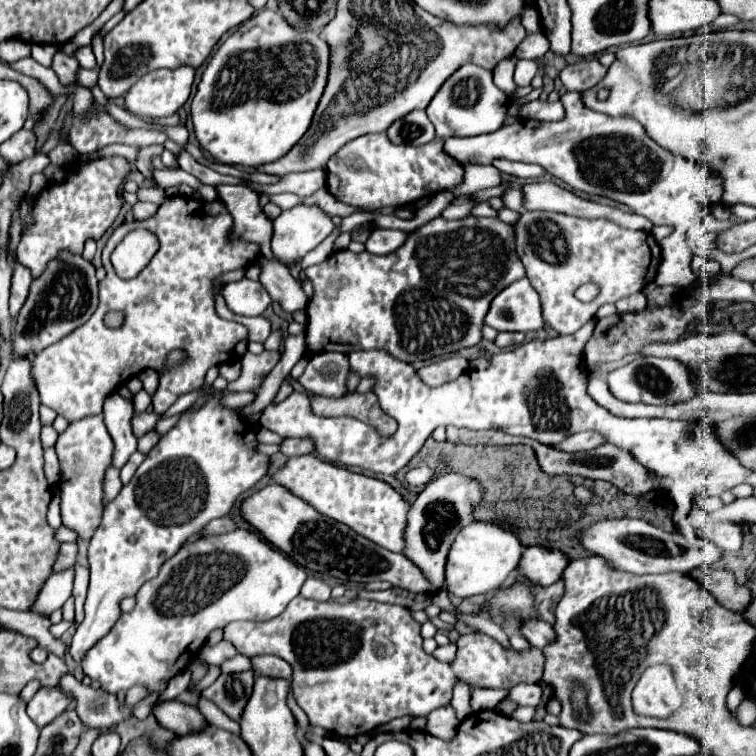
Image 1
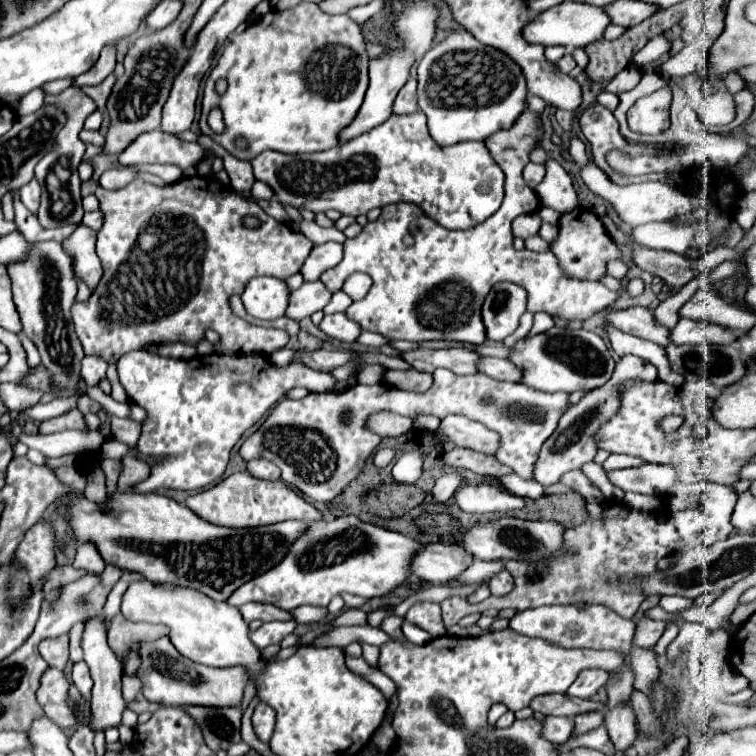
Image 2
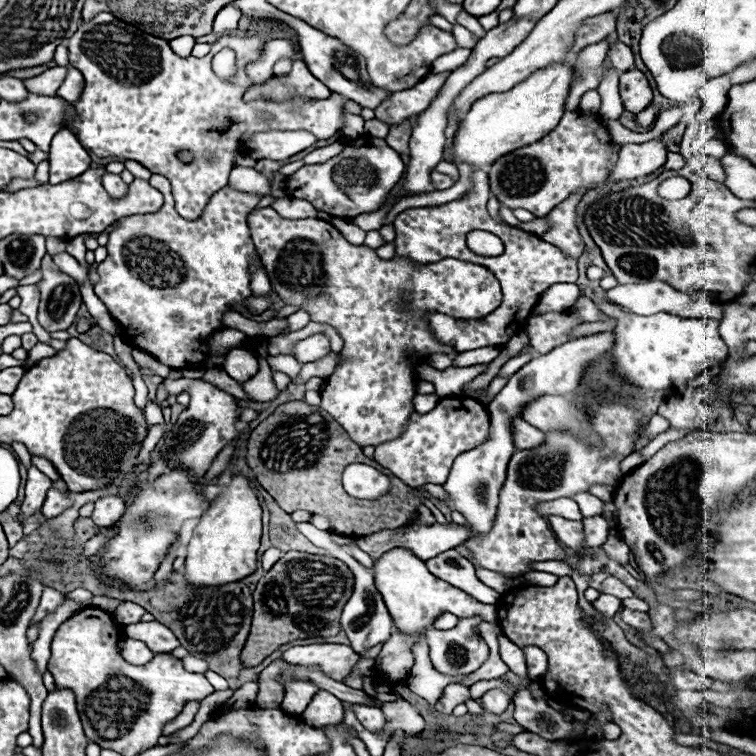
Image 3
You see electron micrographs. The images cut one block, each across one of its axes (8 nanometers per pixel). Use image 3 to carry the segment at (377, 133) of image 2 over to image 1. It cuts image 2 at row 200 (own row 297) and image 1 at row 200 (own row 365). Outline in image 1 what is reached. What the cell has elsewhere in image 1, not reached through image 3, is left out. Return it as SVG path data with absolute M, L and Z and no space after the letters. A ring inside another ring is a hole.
M368 134L346 144L326 164L326 188L338 200L378 210L384 206L406 206L410 202L434 196L442 190L452 190L464 180L464 166L444 150L444 140L434 138L424 146L394 146L388 136Z

